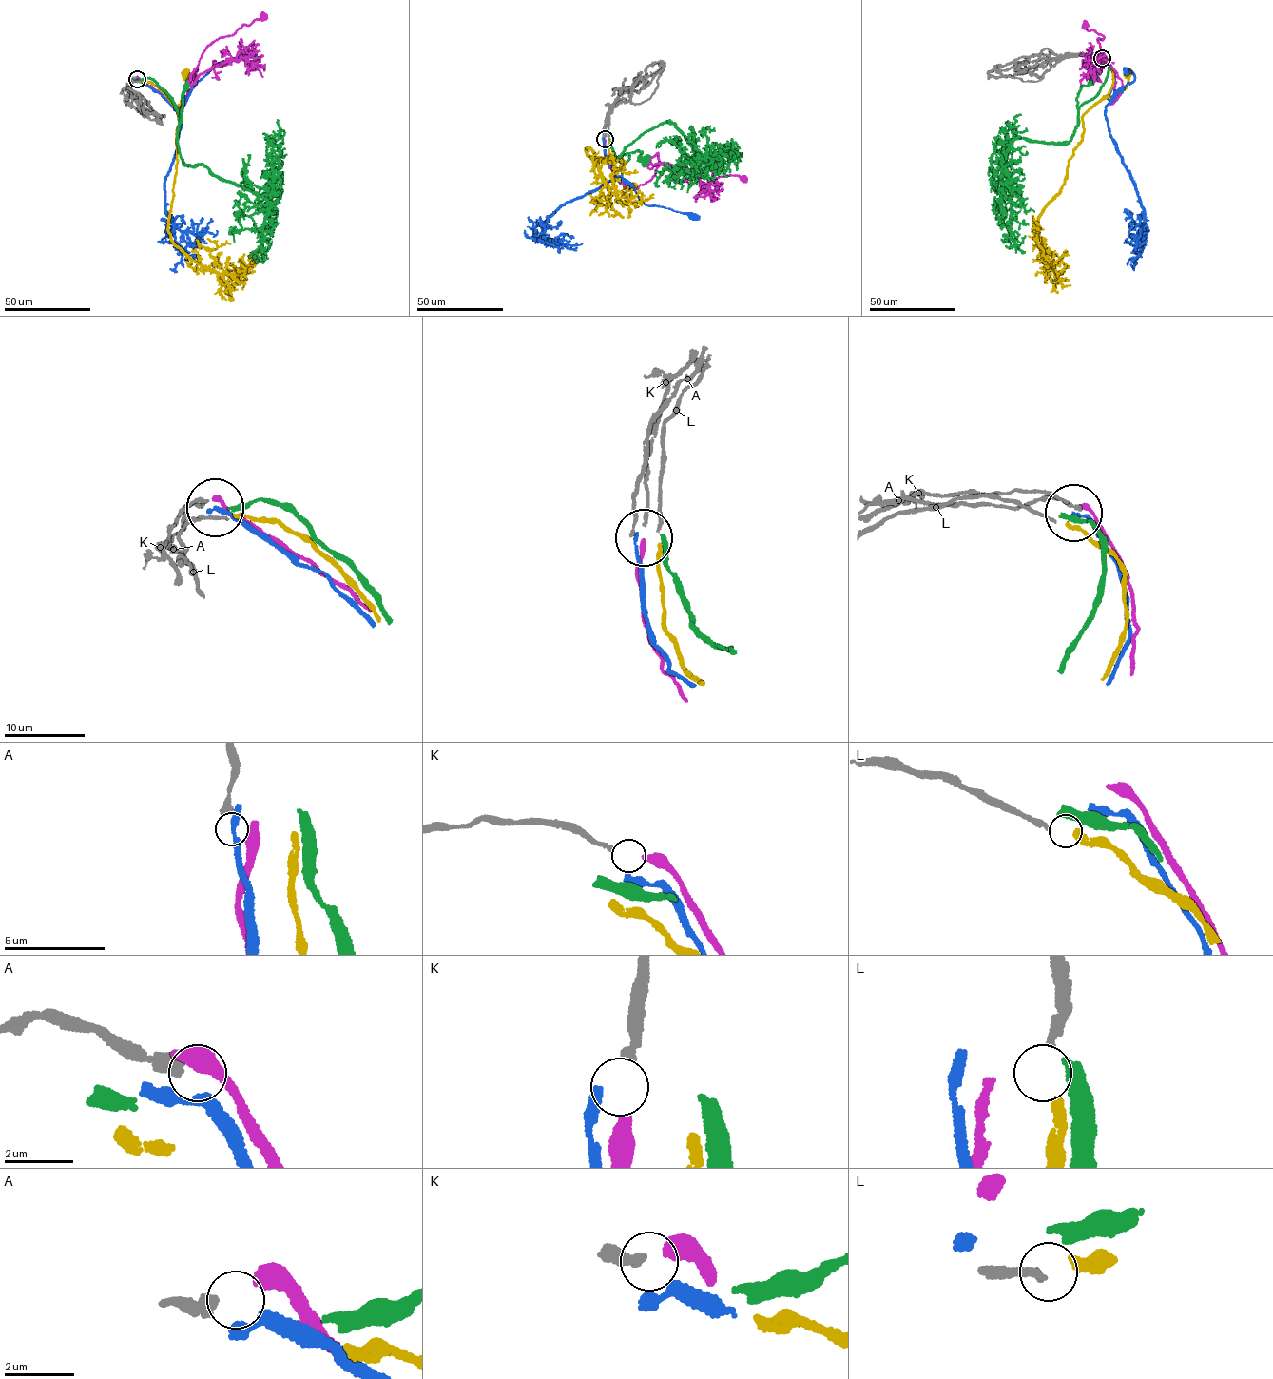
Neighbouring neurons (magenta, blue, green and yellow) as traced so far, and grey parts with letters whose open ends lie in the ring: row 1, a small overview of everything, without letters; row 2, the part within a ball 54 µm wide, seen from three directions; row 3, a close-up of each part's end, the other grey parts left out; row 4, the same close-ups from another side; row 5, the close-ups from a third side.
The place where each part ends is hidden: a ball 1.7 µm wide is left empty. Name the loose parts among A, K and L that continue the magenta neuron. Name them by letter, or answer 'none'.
K

